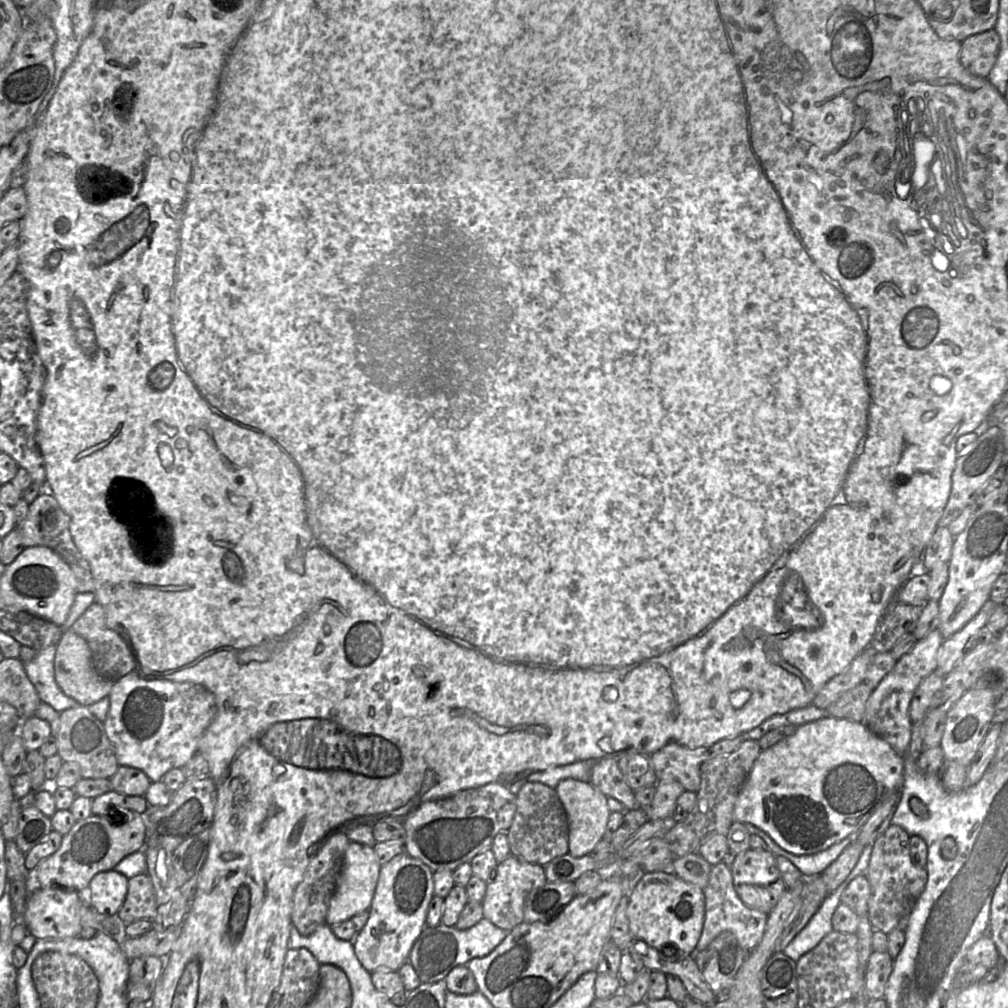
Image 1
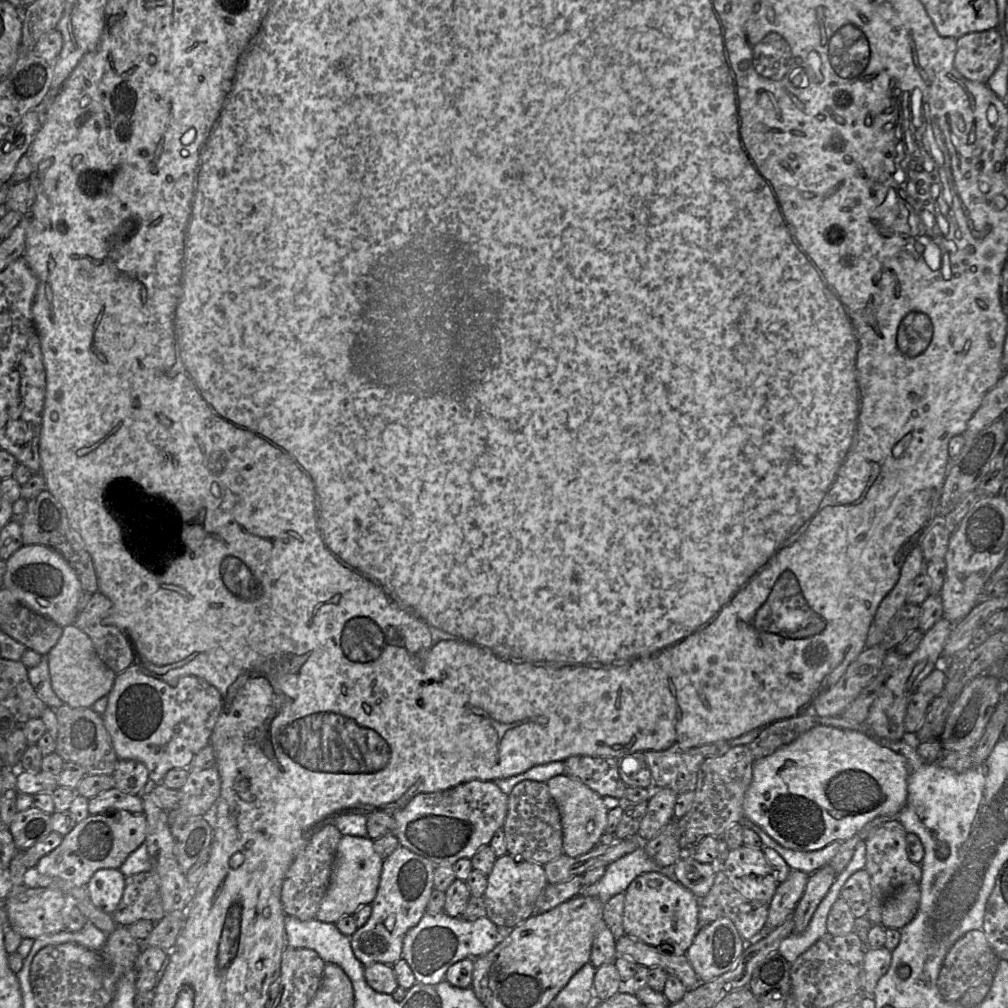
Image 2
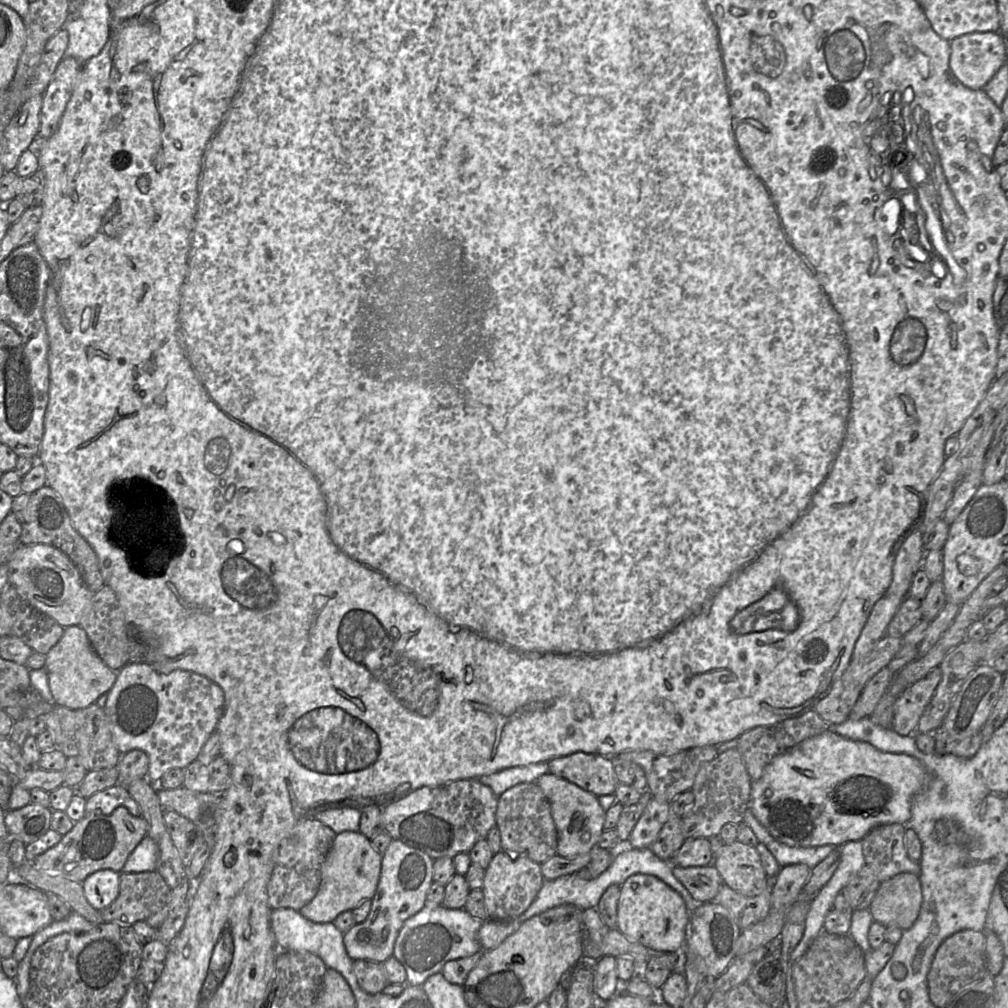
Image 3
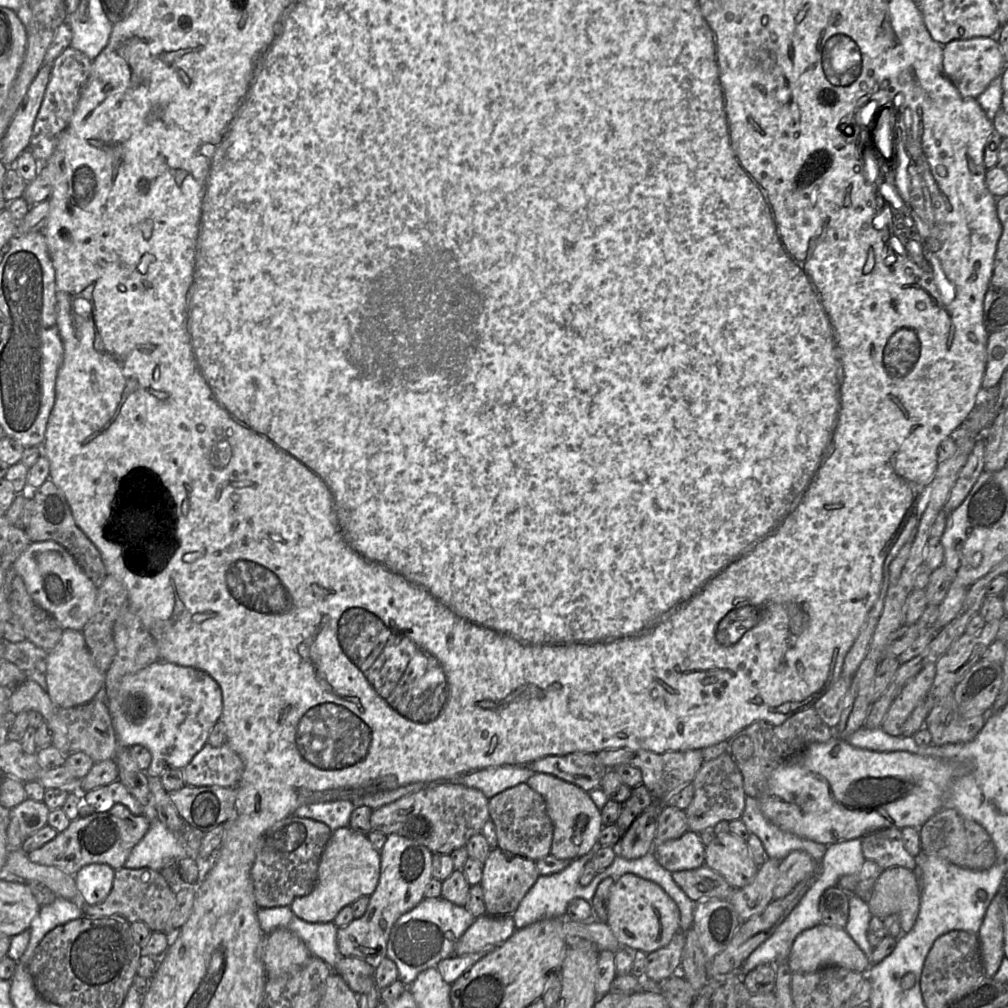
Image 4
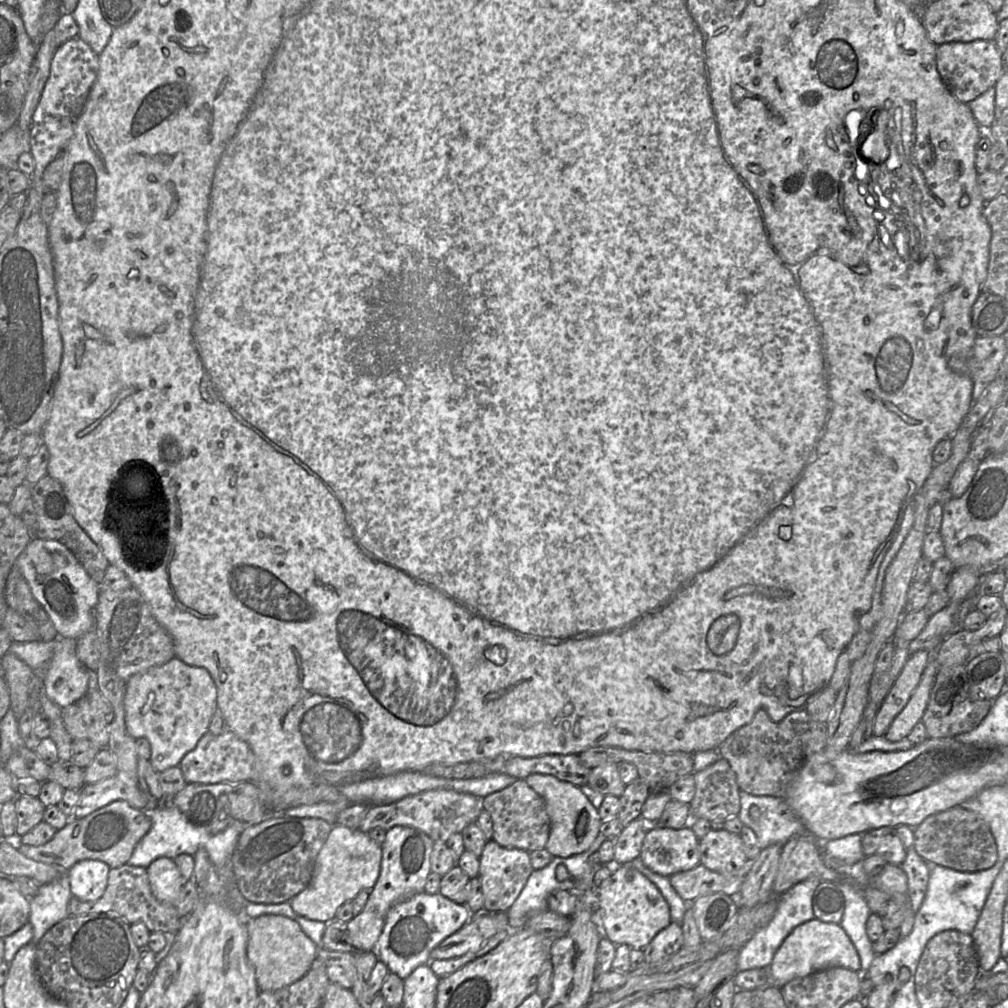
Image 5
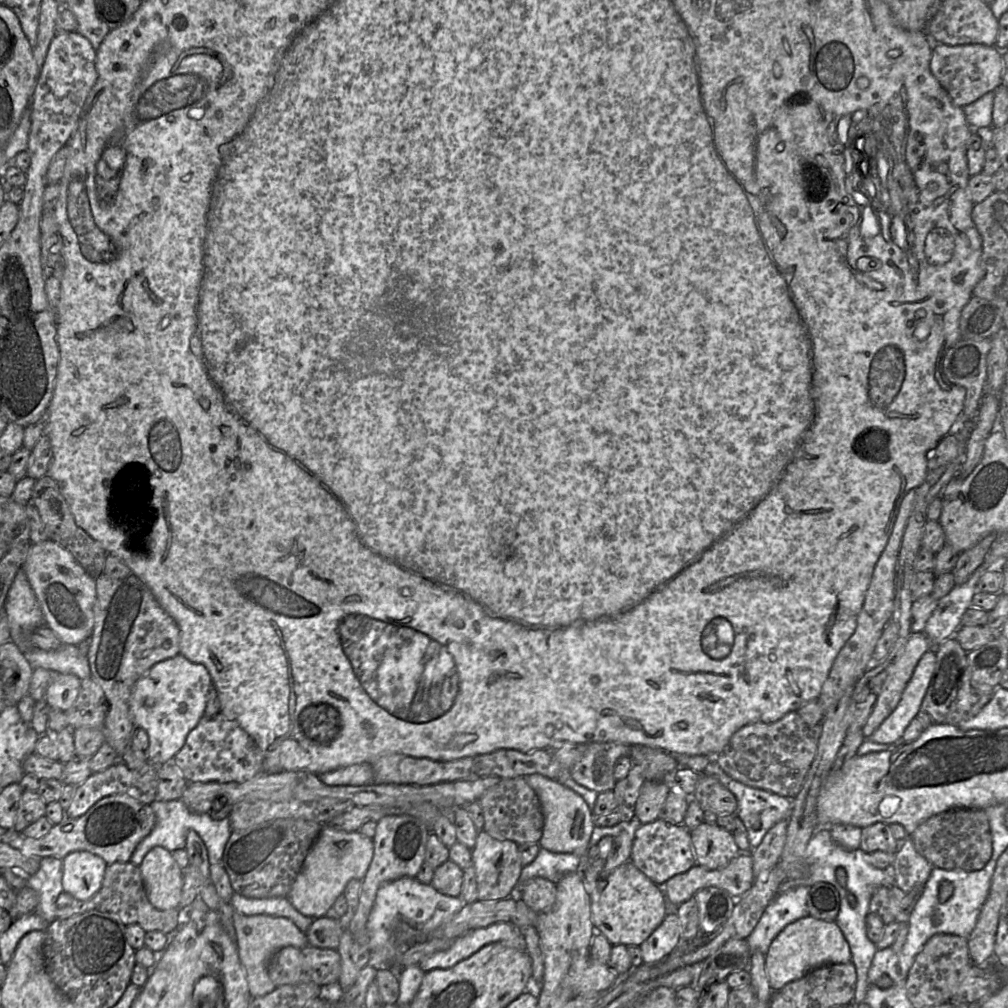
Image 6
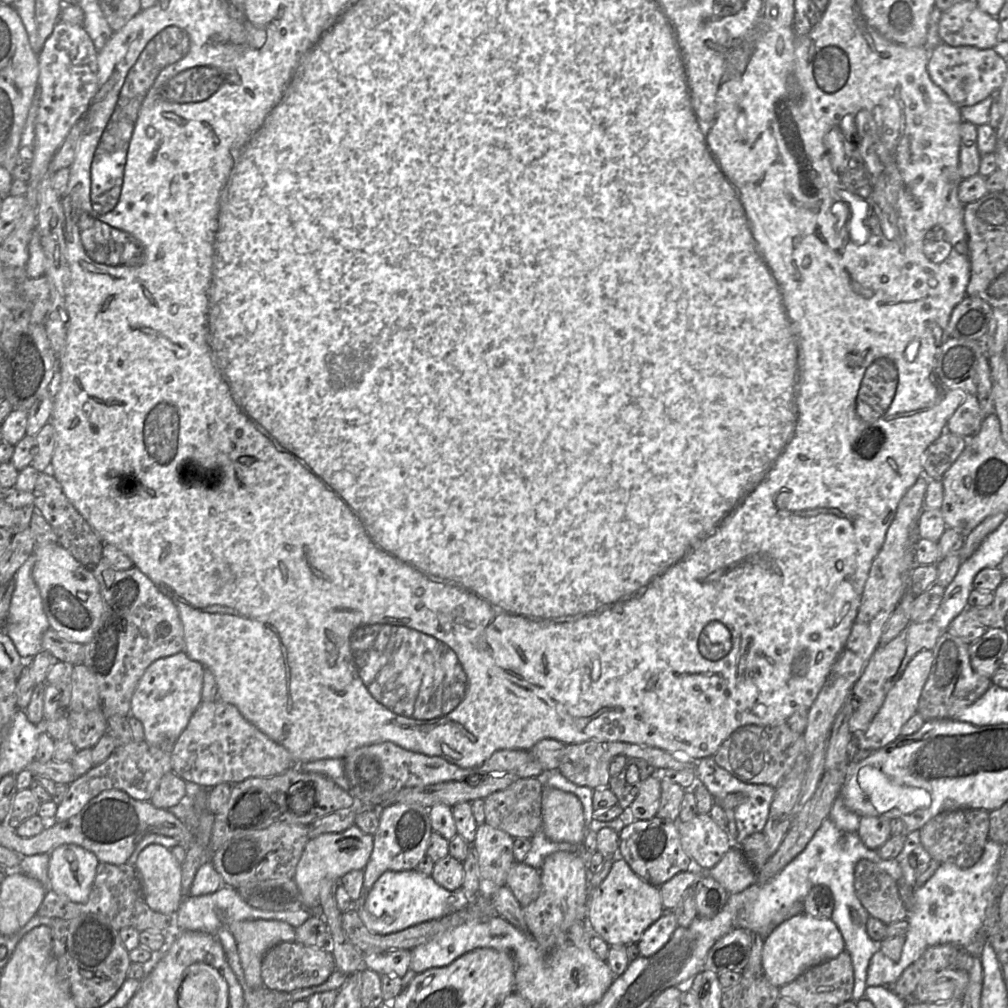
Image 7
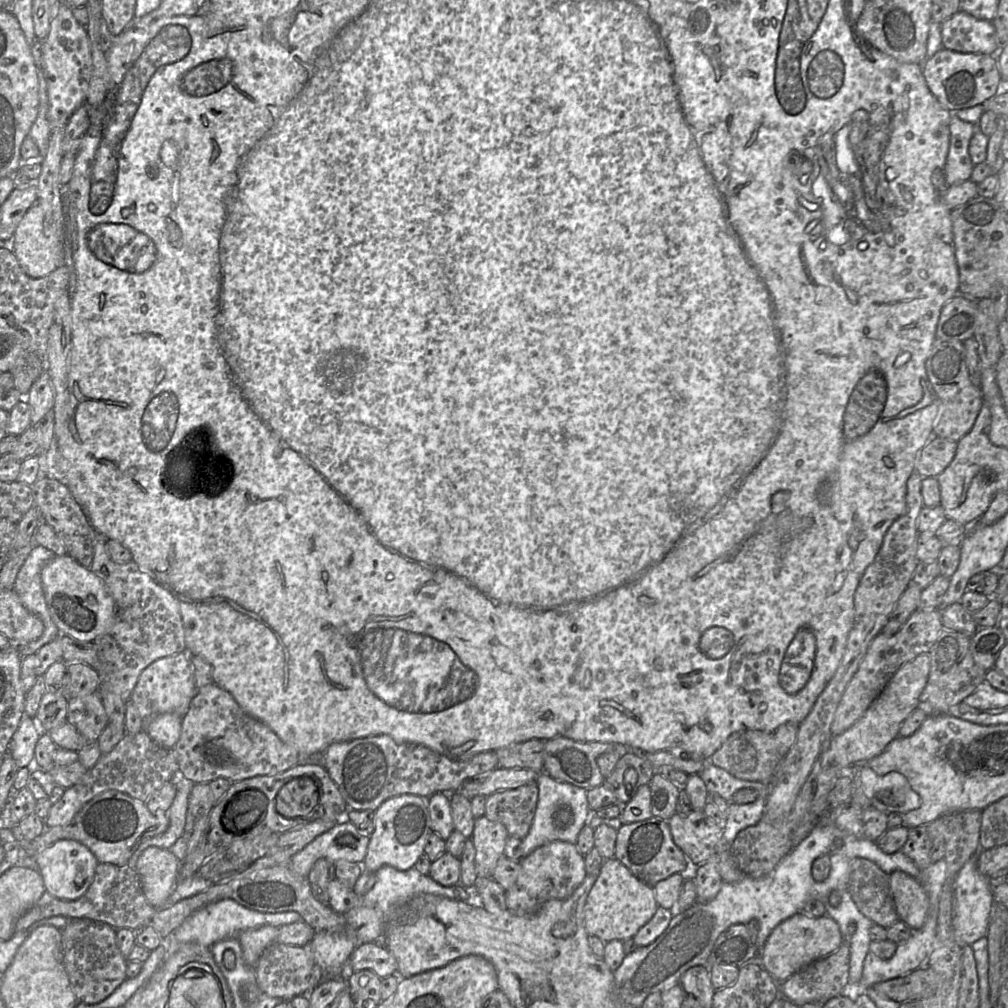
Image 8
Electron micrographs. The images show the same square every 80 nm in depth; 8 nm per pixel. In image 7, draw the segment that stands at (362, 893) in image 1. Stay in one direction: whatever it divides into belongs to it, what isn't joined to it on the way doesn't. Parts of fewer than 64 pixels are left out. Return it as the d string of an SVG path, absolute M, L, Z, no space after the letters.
M356 825L339 833L323 833L310 839L306 844L297 864L294 880L299 889L304 907L312 912L319 912L320 885L324 879L339 882L340 878L352 870L364 870L373 850L373 836L362 832Z

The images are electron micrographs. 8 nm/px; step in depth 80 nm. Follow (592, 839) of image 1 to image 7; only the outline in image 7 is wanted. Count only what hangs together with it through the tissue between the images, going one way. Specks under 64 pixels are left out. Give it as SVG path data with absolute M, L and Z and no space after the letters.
M544 787L542 790L542 830L554 842L582 845L587 833L583 806L569 792Z

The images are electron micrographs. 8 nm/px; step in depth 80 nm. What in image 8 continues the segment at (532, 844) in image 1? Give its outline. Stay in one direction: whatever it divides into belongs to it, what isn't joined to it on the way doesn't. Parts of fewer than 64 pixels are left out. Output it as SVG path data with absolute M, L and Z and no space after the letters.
M533 781L516 789L497 791L487 796L485 816L504 825L509 835L522 840L529 833L537 803L538 785Z

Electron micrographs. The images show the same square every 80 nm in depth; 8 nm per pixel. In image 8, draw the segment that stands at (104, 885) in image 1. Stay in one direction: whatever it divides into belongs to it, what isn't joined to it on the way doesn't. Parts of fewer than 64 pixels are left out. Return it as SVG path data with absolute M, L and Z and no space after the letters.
M62 839L50 847L33 855L35 868L39 871L45 886L45 891L63 900L76 900L90 886L98 860L85 845L78 841Z

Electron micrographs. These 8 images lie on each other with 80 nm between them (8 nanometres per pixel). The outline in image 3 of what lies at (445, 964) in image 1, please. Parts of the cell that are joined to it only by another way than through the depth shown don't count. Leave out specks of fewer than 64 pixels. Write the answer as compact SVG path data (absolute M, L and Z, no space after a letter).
M442 904L425 905L419 912L408 918L395 940L392 955L406 970L406 984L422 986L428 977L441 973L446 962L483 951L478 940L478 931L483 921L471 916L464 908L449 909Z

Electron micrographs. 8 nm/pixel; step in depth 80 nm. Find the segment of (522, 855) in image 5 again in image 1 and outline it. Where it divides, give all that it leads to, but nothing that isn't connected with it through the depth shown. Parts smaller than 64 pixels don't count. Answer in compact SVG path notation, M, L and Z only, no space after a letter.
M510 855L498 863L494 878L488 882L486 895L482 901L483 918L506 931L524 922L524 905L529 893L547 883L544 866L531 864Z

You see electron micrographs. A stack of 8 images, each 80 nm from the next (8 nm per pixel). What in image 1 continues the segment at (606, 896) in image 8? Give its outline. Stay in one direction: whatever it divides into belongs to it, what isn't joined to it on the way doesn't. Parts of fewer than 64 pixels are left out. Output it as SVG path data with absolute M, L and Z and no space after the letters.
M665 872L645 873L628 899L627 918L634 939L654 947L675 961L693 953L705 919L704 891L676 875Z

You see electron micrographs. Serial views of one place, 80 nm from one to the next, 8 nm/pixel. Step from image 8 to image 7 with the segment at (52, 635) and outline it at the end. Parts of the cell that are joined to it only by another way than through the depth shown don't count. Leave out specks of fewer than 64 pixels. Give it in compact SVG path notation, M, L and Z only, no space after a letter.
M33 553L15 575L15 588L4 626L4 632L10 637L17 652L25 661L31 660L42 651L42 636L50 628L39 589L32 576L34 564Z

